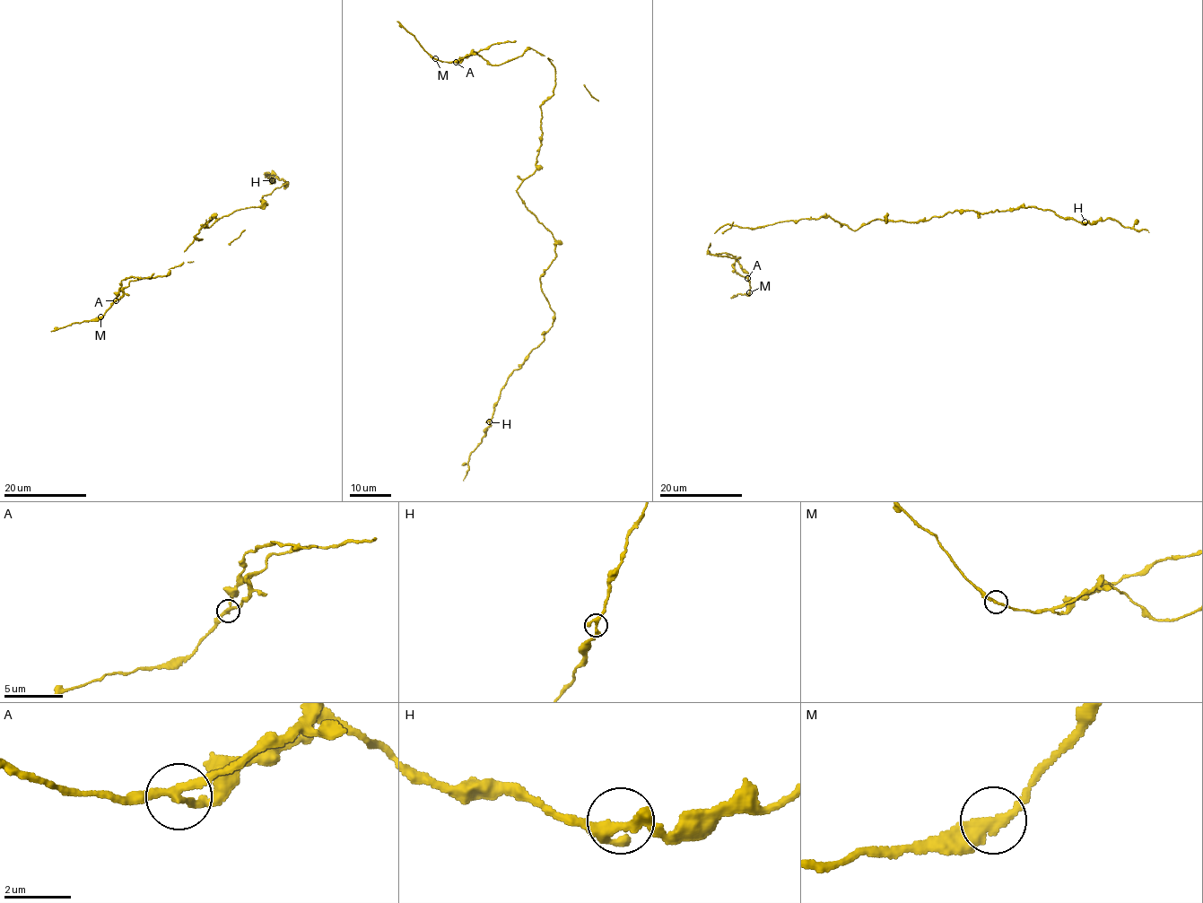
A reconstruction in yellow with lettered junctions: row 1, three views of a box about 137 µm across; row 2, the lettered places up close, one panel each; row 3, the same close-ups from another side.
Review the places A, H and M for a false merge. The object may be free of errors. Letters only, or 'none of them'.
A

